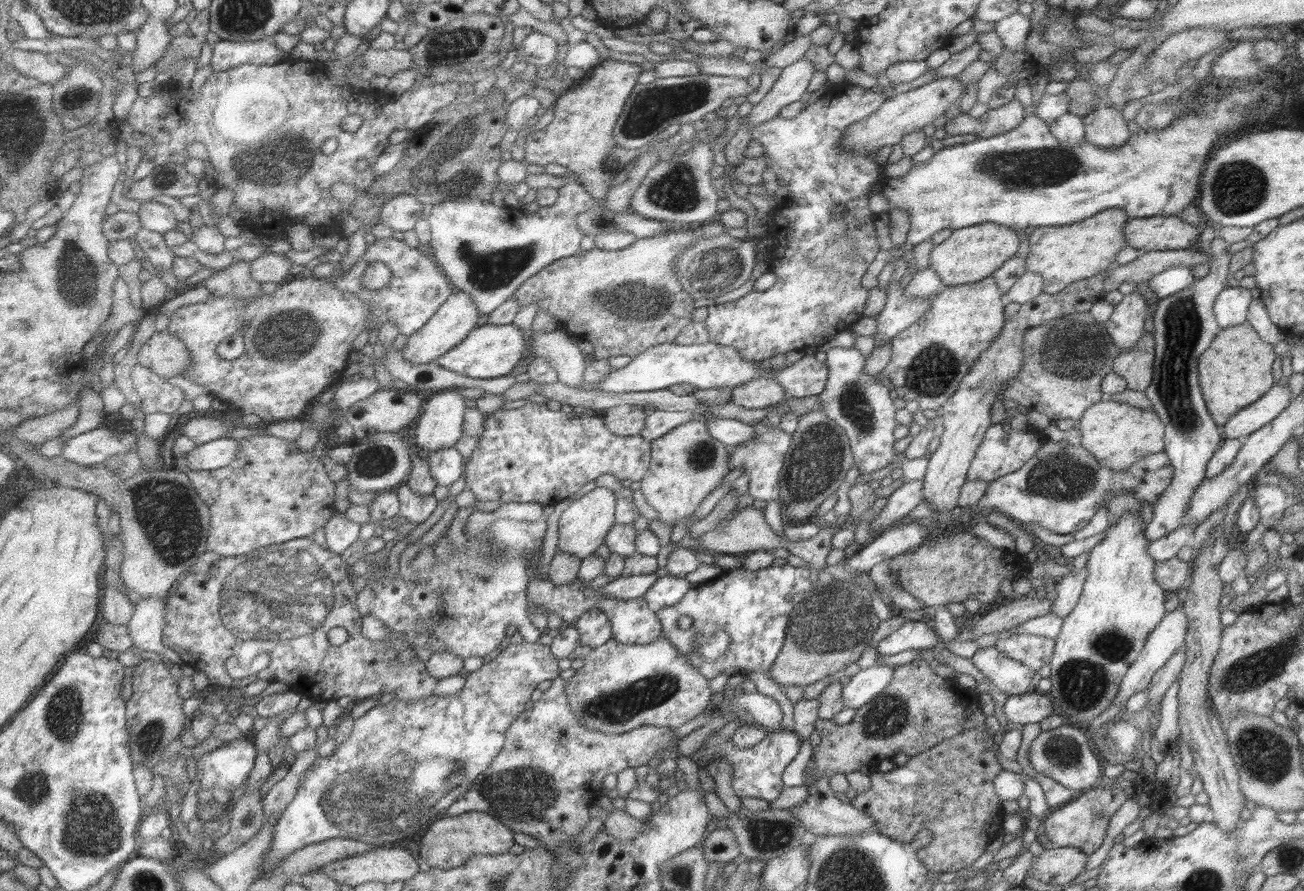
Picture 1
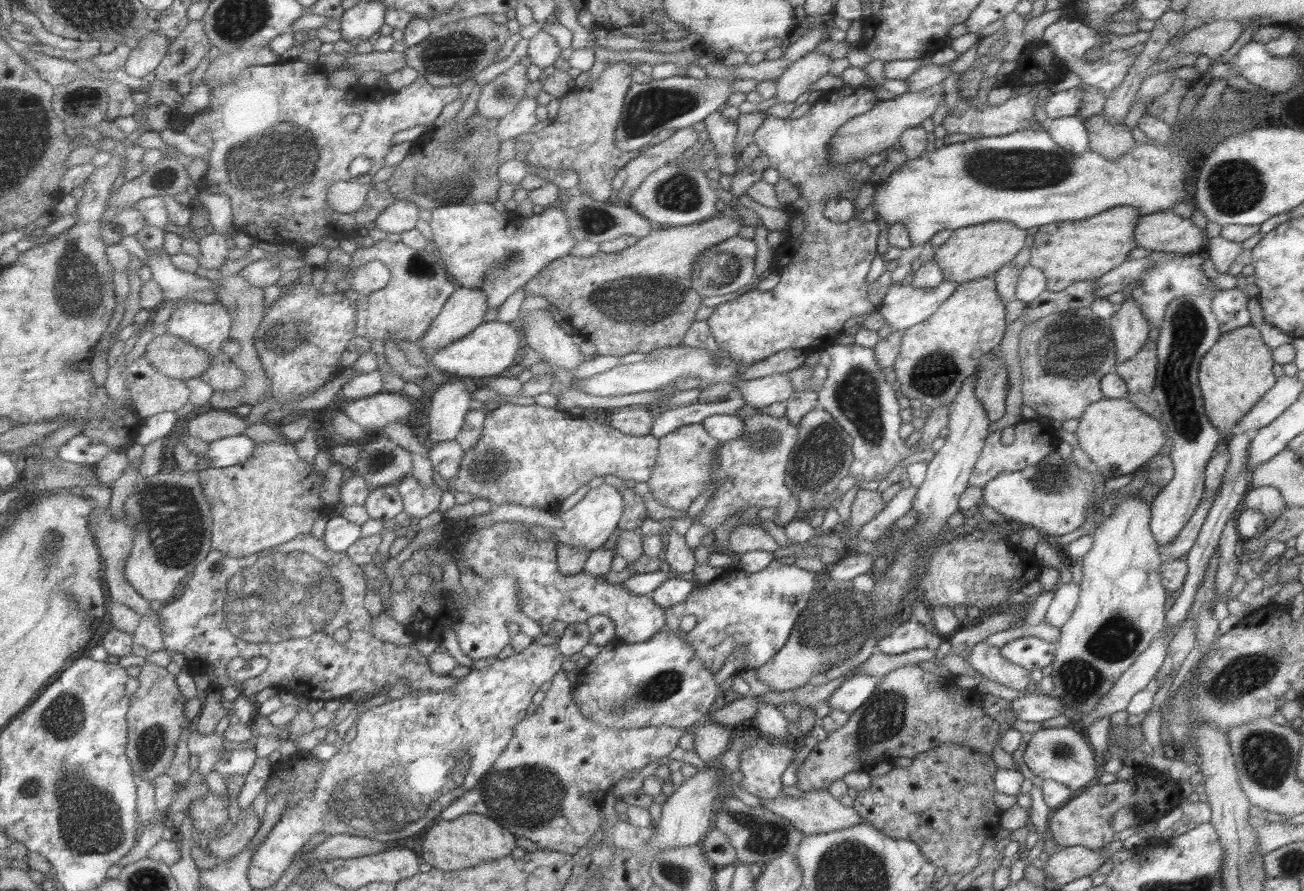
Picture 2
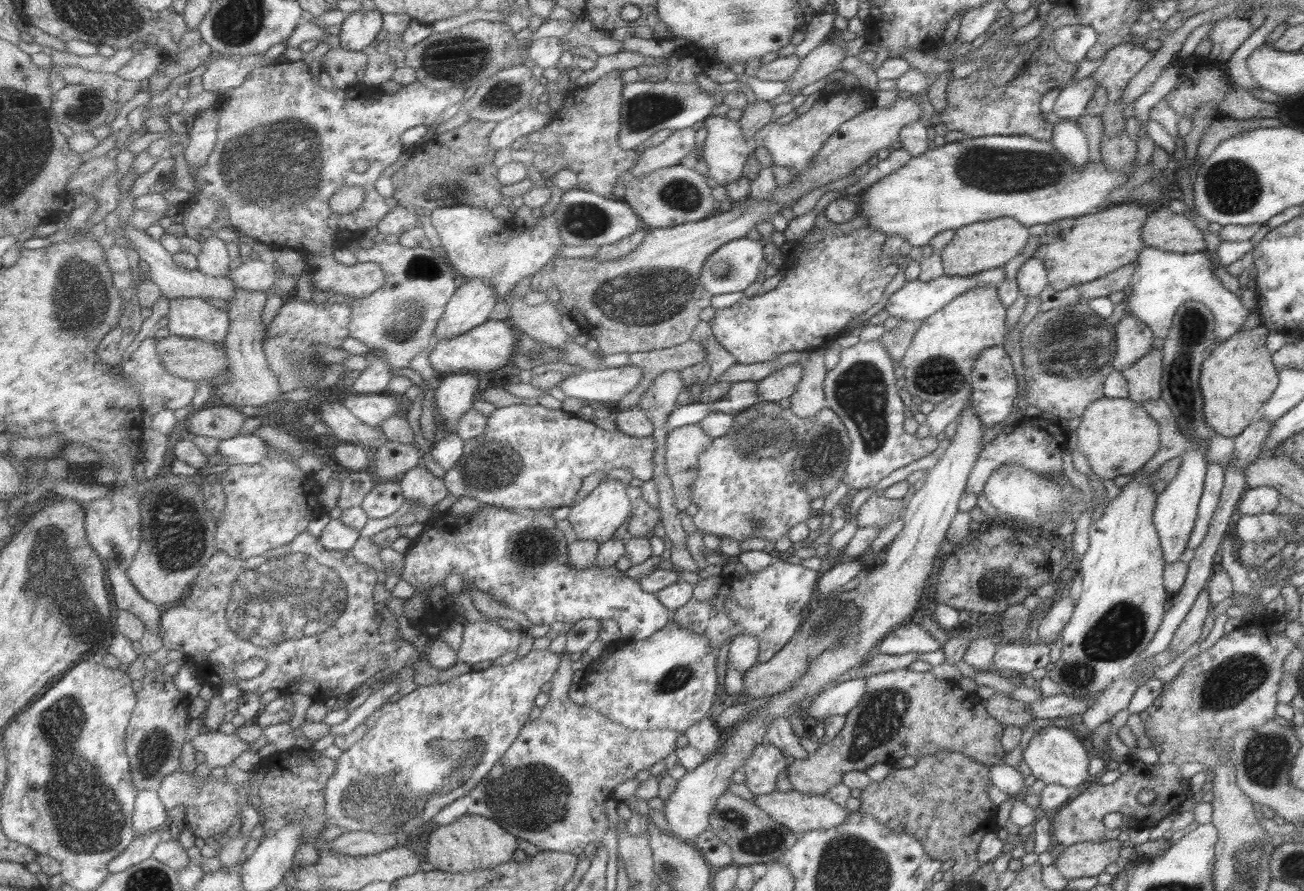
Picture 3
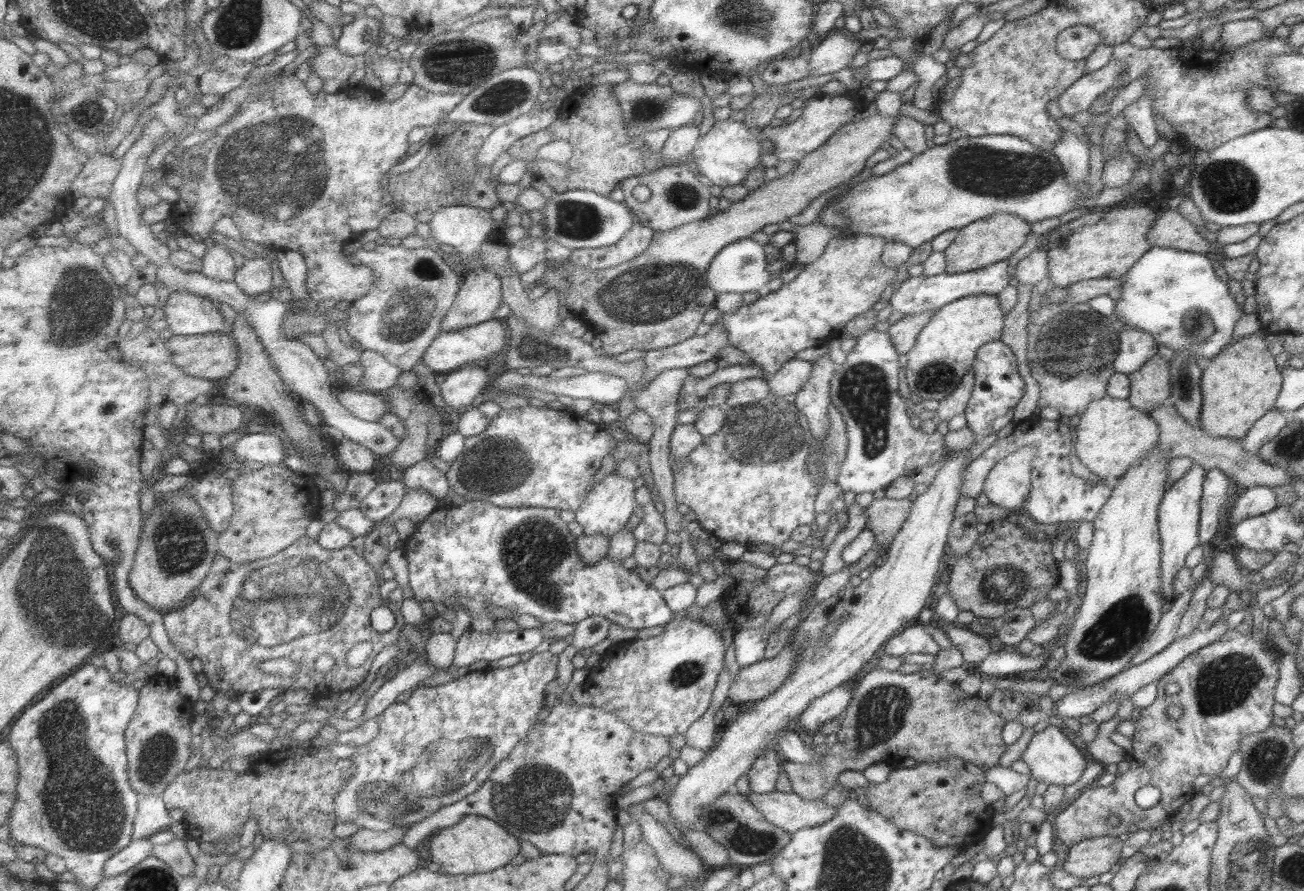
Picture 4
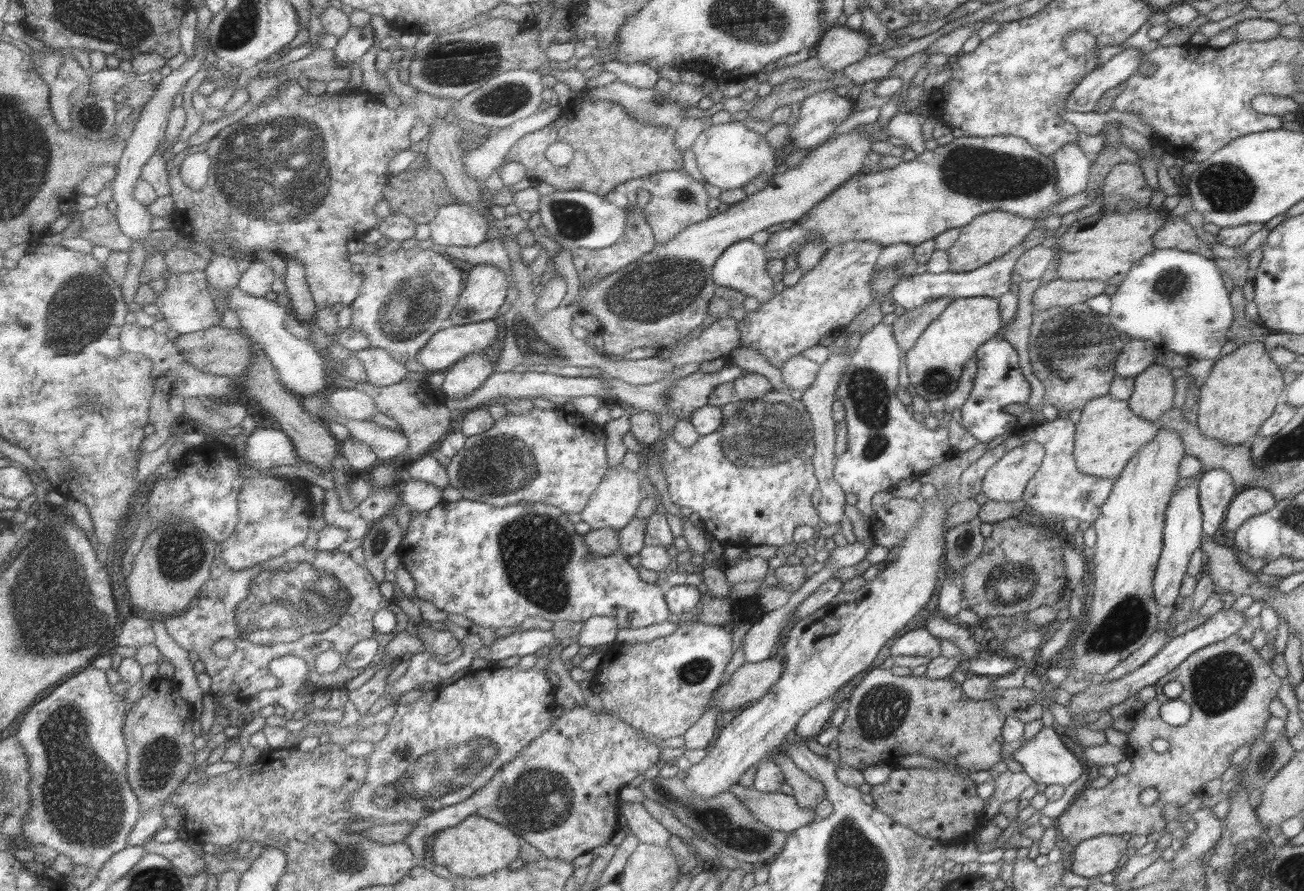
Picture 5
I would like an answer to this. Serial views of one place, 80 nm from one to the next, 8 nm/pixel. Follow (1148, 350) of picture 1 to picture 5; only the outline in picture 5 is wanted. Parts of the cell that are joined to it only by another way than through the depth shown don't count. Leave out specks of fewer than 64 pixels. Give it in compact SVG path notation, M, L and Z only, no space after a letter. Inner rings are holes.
M1157 363L1134 378L1131 396L1126 400L1129 410L1145 421L1156 423L1172 407L1173 376L1169 368Z

